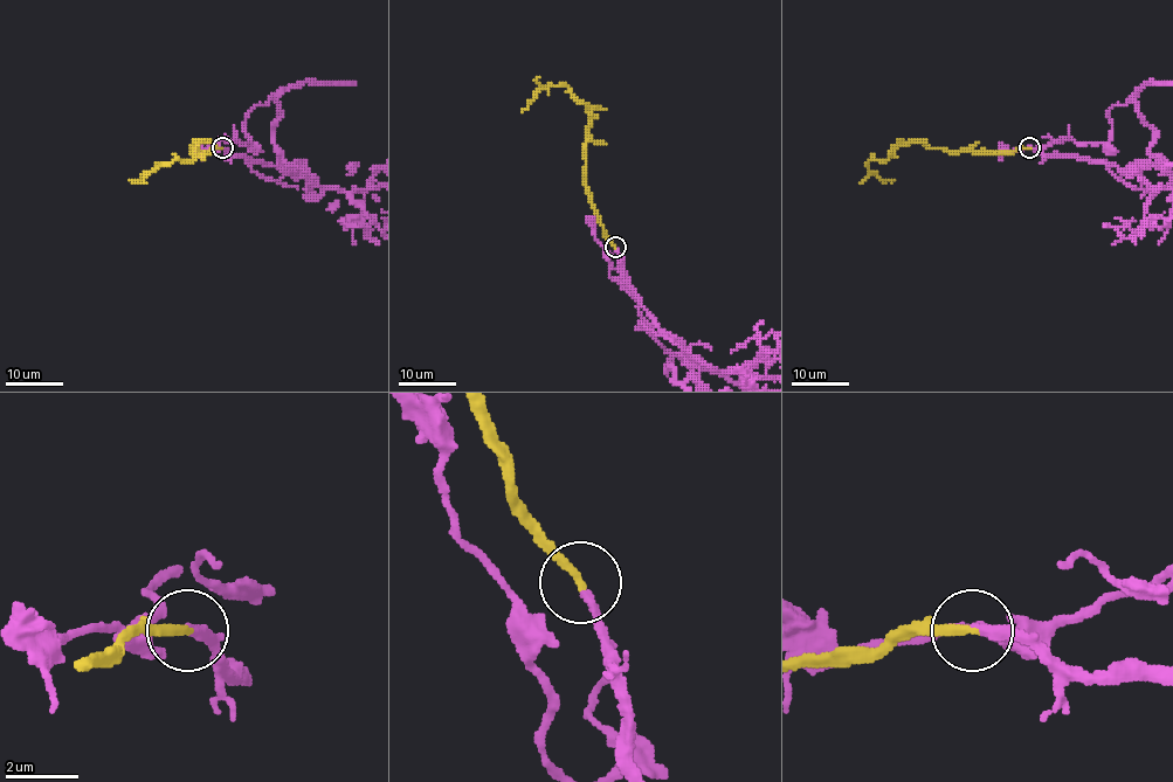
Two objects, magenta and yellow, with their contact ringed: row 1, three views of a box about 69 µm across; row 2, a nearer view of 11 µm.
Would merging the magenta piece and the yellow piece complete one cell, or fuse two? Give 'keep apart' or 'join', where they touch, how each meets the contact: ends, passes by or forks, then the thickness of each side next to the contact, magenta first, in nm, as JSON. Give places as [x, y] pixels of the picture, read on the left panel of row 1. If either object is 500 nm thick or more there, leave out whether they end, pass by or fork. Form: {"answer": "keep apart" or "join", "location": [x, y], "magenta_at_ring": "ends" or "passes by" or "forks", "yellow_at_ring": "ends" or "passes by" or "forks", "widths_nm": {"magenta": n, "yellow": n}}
{"answer": "join", "location": [222, 147], "magenta_at_ring": "ends", "yellow_at_ring": "ends", "widths_nm": {"magenta": 240, "yellow": 240}}

